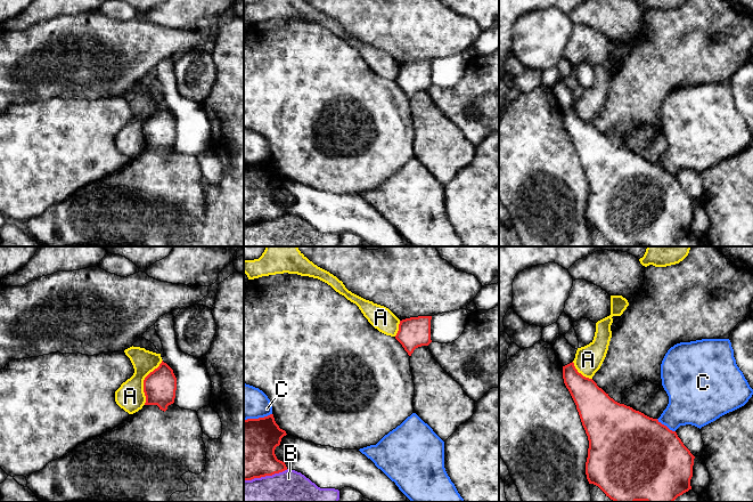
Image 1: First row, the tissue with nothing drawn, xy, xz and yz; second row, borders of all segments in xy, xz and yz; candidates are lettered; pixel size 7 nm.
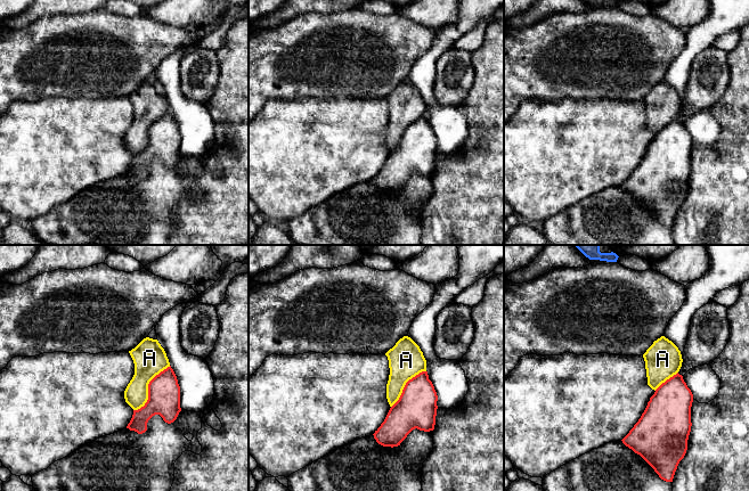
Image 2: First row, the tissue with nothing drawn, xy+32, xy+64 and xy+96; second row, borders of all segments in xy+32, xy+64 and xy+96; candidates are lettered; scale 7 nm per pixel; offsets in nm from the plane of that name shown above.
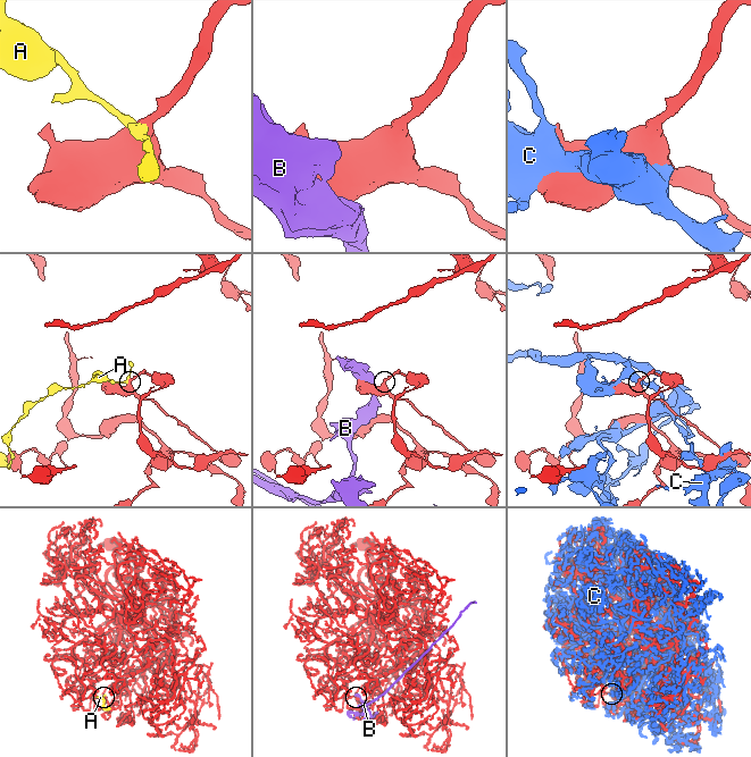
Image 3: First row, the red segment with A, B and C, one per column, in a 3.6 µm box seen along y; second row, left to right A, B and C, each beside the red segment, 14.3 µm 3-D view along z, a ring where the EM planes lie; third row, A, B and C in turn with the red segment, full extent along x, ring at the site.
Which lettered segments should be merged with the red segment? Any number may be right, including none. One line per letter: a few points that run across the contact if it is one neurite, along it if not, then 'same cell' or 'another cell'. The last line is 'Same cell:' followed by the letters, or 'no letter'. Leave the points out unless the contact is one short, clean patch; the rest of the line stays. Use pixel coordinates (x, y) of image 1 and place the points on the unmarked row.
A: xy (162, 104), (144, 124), (144, 148) | another cell
B: another cell
C: another cell
Same cell: no letter

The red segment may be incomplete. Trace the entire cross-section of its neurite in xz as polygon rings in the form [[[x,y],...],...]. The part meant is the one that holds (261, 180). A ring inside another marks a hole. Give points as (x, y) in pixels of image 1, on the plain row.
[[[273,159],[244,164],[244,225],[252,225],[287,214],[275,194],[286,176],[276,168]]]

